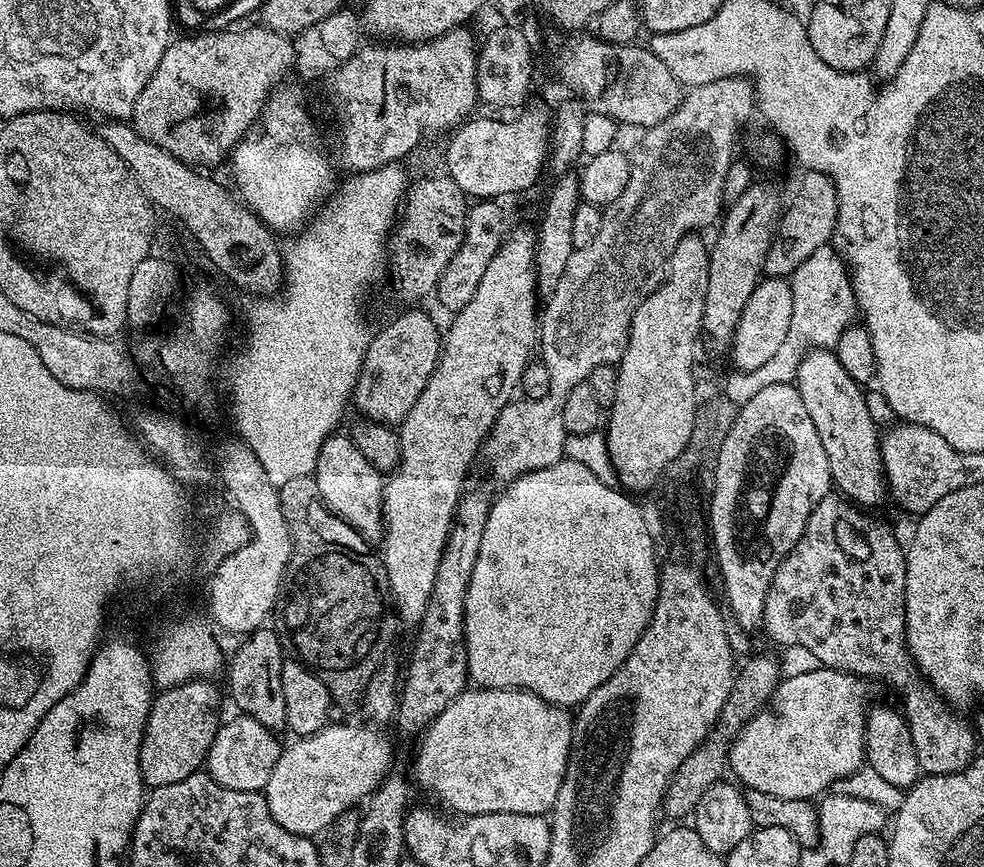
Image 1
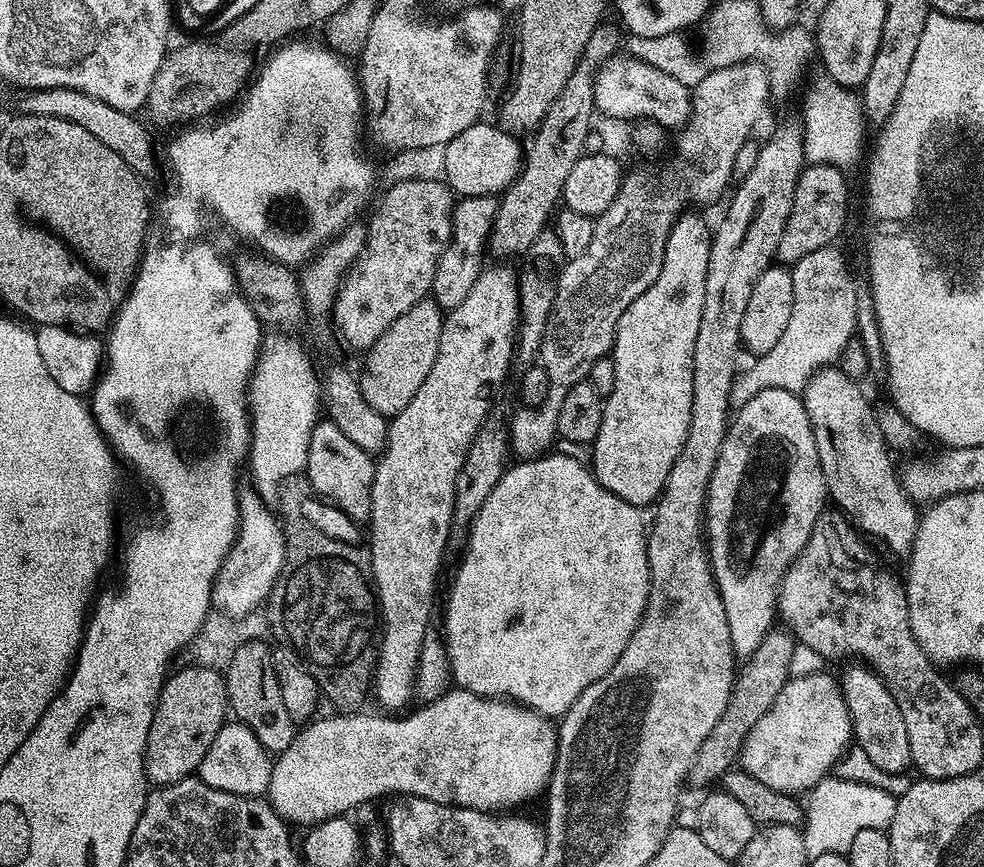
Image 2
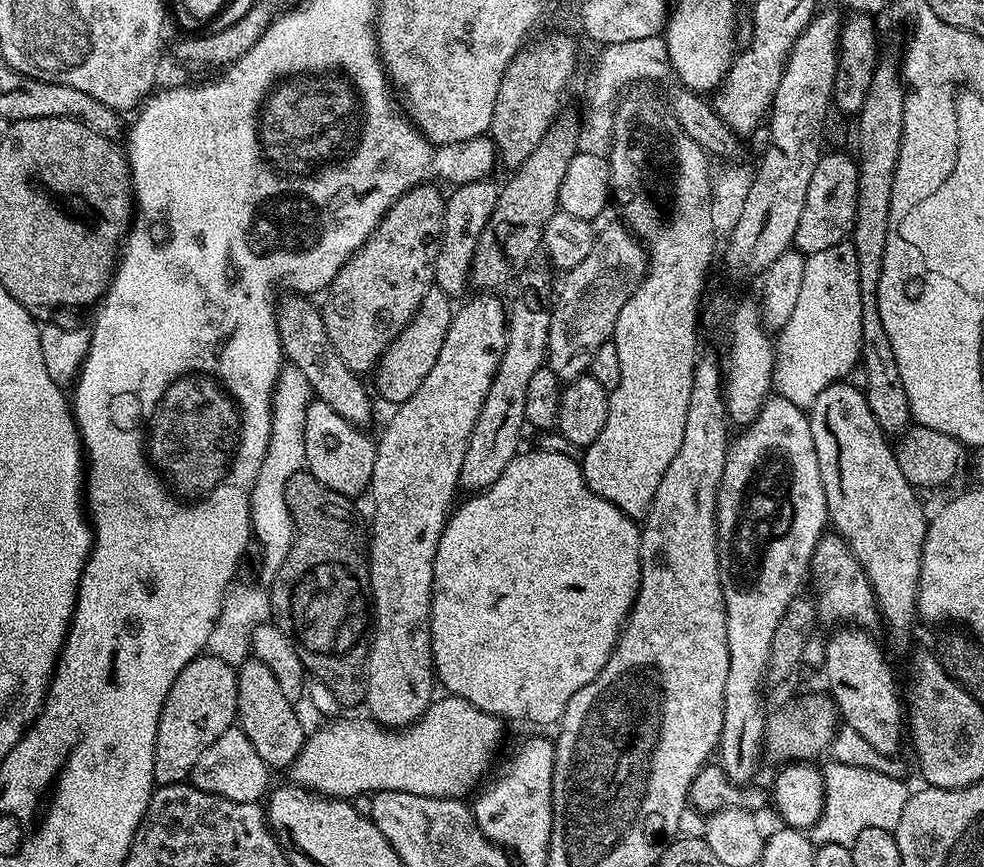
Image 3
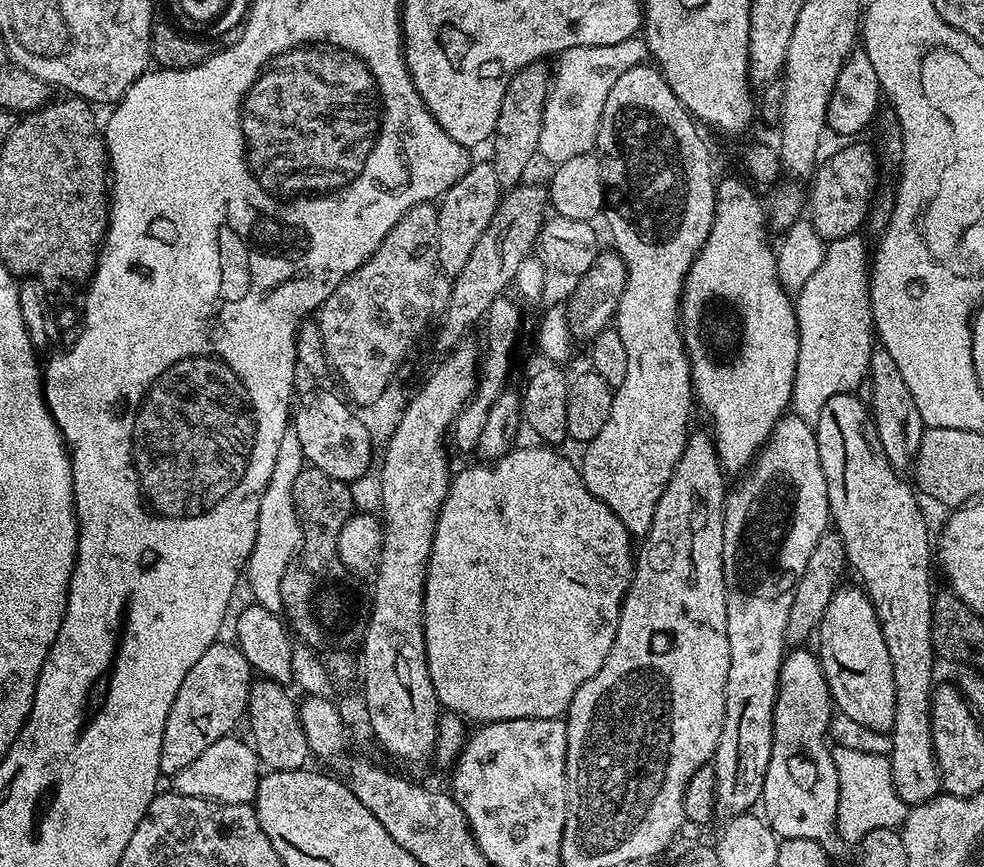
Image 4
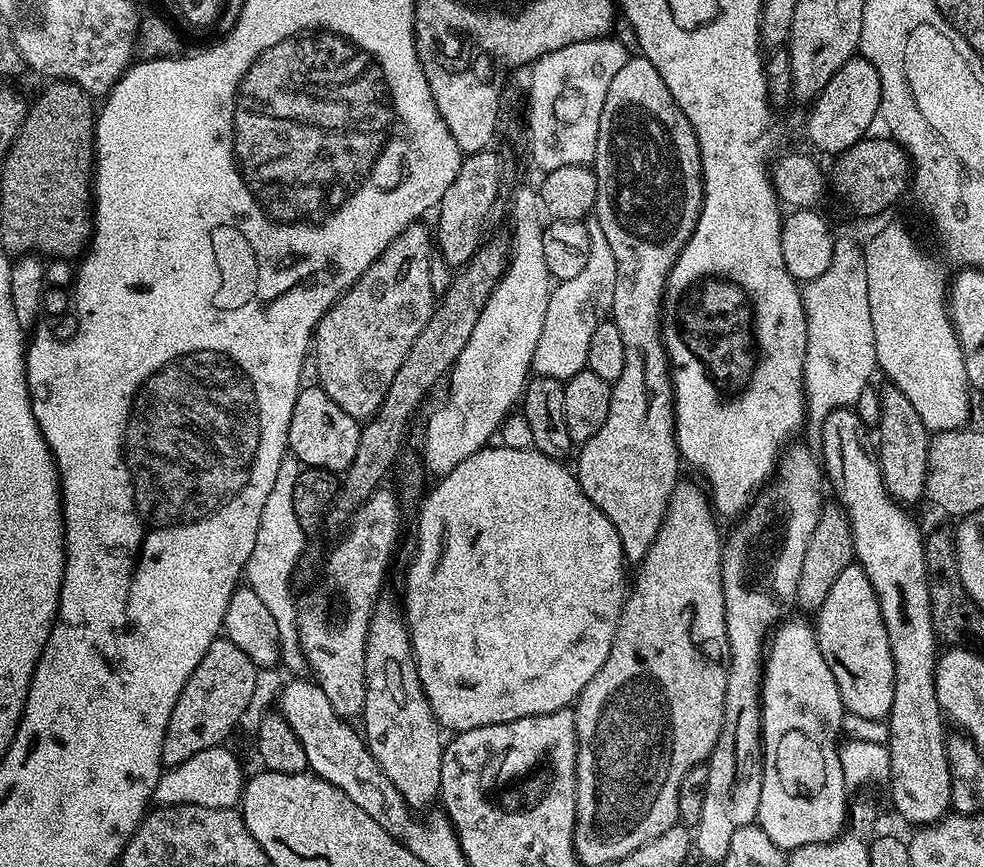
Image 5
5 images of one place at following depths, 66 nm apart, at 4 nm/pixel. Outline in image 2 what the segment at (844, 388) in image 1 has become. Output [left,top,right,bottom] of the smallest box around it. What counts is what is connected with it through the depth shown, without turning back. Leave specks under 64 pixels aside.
[802,366,920,557]

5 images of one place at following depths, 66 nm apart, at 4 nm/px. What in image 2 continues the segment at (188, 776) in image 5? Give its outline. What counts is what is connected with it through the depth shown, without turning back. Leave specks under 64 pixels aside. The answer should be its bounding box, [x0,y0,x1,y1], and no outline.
[198,722,273,797]

